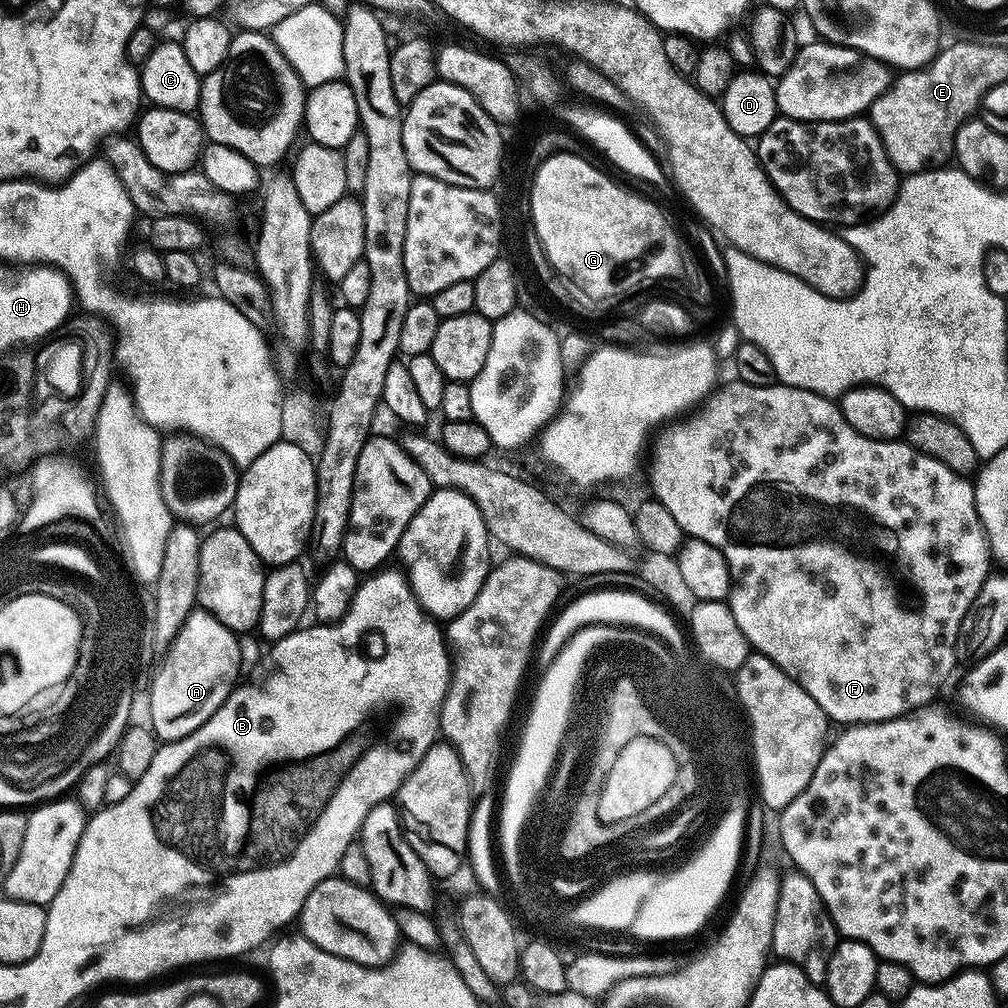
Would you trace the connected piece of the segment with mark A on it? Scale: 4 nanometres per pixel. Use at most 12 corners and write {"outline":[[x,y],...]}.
{"outline":[[189,613],[146,692],[157,741],[186,738],[241,679],[237,633]]}

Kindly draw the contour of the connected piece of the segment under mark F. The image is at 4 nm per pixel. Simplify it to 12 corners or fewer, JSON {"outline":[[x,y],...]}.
{"outline":[[733,379],[652,488],[840,726],[931,705],[967,475]]}

